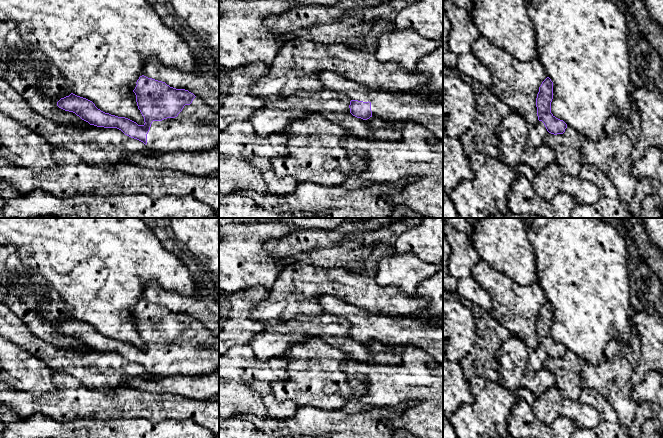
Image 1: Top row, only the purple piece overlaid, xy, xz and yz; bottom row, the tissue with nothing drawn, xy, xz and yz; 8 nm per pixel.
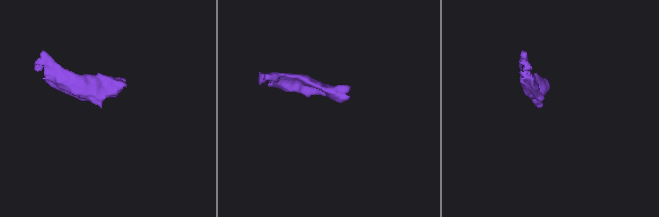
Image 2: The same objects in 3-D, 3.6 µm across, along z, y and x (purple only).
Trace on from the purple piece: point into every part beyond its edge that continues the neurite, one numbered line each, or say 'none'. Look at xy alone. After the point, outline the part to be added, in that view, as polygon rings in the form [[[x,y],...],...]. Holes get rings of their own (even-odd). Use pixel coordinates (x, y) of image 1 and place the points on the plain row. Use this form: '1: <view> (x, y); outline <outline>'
1: xy (196, 351); outline [[[195,321],[175,342],[153,345],[146,372],[151,376],[199,375],[219,369],[219,339]]]

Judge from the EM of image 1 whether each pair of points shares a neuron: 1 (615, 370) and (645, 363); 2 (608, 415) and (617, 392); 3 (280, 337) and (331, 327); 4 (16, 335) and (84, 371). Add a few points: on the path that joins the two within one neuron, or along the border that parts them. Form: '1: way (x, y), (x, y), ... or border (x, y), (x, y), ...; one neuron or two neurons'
1: border (632, 369), (631, 384), (633, 386); two neurons
2: border (595, 390), (614, 409), (623, 427); two neurons
3: way (293, 331), (318, 329); one neuron
4: way (33, 344), (59, 360), (67, 361); one neuron

